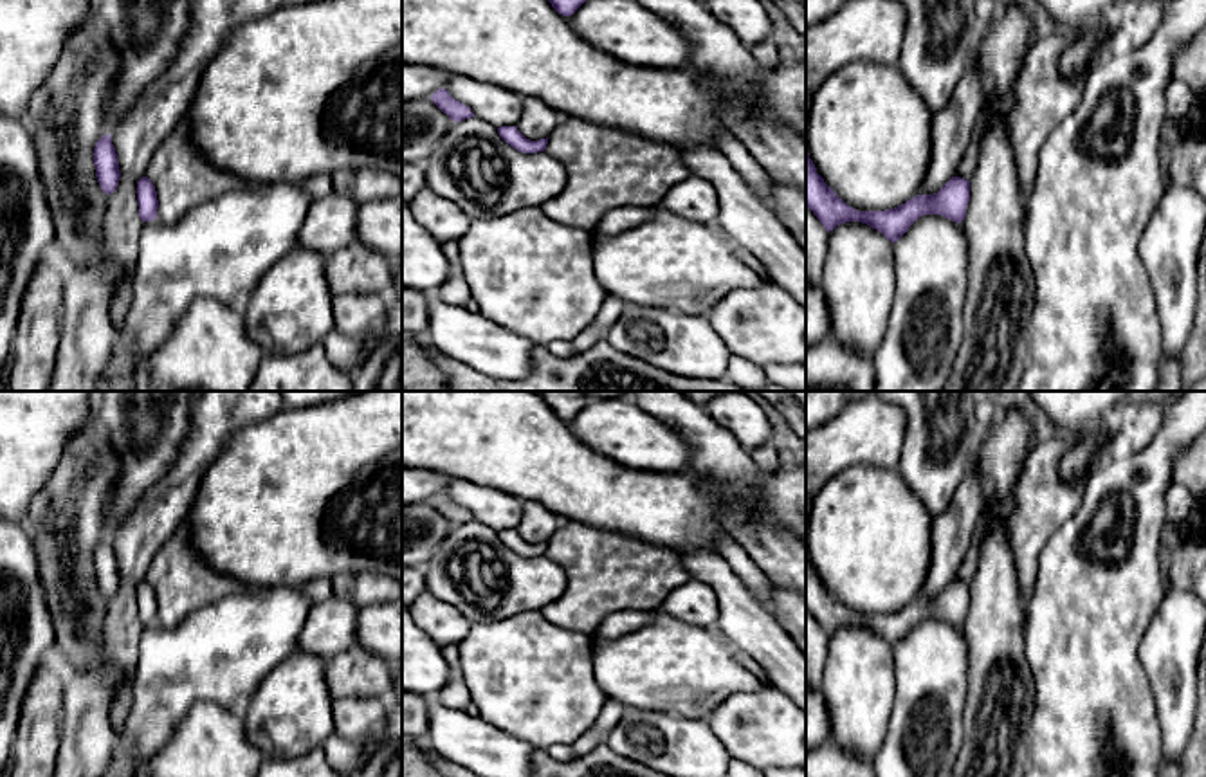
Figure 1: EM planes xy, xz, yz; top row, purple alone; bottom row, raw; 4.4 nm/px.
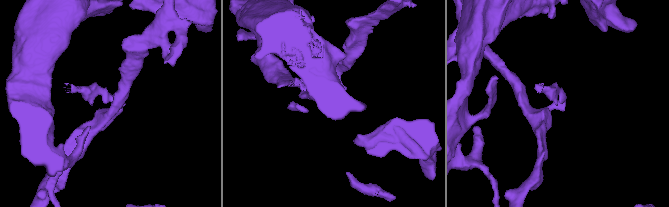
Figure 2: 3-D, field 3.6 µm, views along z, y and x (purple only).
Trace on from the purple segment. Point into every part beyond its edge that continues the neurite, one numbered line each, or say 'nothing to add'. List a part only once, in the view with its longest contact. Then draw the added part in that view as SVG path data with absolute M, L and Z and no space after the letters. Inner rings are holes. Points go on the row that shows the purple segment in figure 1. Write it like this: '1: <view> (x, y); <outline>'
nothing to add

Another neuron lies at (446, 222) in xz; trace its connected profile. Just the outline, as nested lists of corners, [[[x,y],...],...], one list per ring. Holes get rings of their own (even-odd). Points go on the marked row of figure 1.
[[[427,186],[411,200],[415,220],[440,243],[458,242],[469,229],[471,218],[447,198],[438,197]]]

